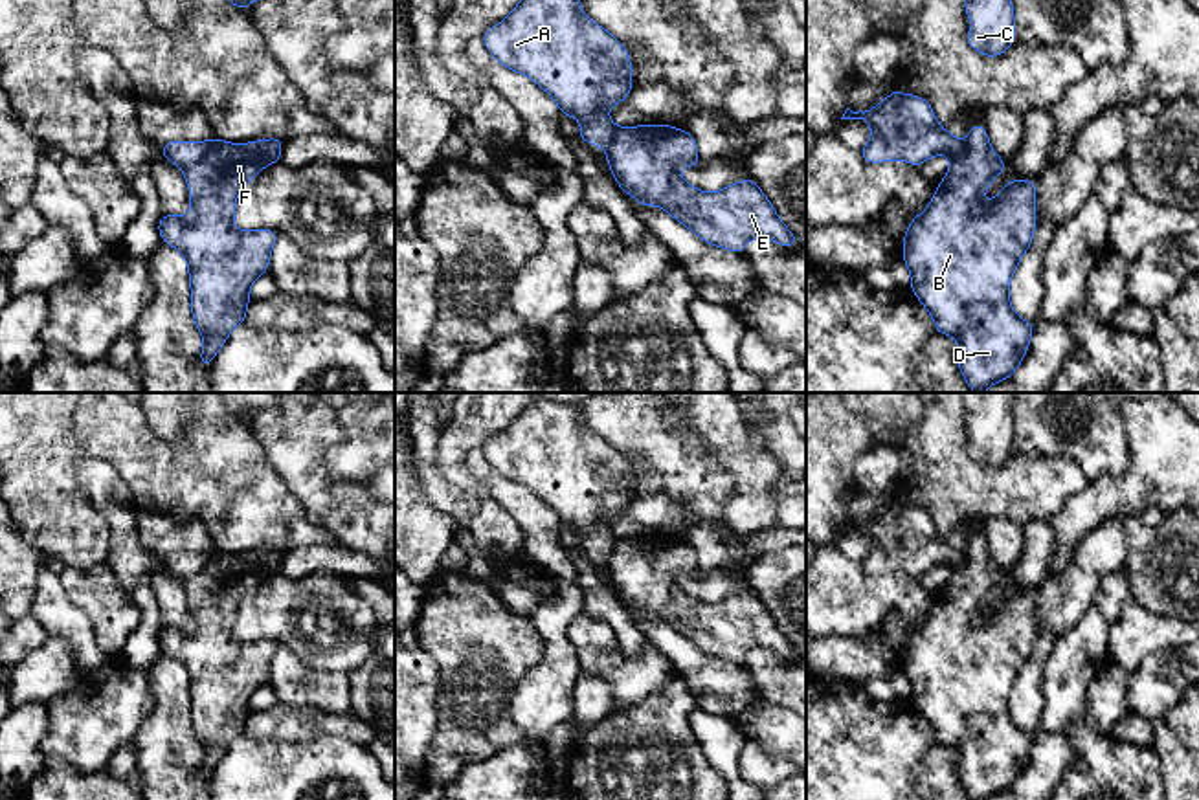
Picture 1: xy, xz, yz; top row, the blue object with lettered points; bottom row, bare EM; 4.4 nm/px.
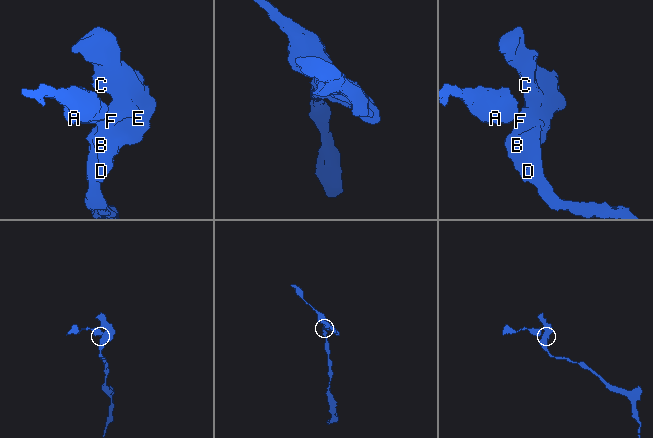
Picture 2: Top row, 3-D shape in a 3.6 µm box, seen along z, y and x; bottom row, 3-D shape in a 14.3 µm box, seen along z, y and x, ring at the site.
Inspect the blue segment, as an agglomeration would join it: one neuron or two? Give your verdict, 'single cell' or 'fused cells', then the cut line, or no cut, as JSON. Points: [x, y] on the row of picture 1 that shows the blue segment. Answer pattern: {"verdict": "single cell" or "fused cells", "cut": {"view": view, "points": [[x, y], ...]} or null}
{"verdict": "fused cells", "cut": {"view": "xy", "points": [[212, 142], [210, 149], [184, 169]]}}

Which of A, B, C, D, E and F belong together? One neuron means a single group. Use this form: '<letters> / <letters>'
A / B C D E F

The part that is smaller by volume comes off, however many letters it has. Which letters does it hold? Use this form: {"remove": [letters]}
{"remove": ["A"]}

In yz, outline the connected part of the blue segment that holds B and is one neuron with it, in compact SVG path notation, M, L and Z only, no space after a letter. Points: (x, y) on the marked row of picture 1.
M973 123L966 150L957 156L936 185L927 209L916 215L902 242L911 290L933 316L935 330L958 339L957 365L975 393L1012 378L1021 365L1036 327L1021 319L1008 299L1012 275L1032 244L1036 229L1036 180L1010 180L1001 194L975 211L988 183L1006 161L988 141L986 127Z

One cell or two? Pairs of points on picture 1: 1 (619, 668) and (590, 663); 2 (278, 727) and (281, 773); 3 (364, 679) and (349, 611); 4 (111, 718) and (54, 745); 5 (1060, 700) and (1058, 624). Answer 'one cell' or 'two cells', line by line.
1: one cell
2: two cells
3: two cells
4: one cell
5: two cells

